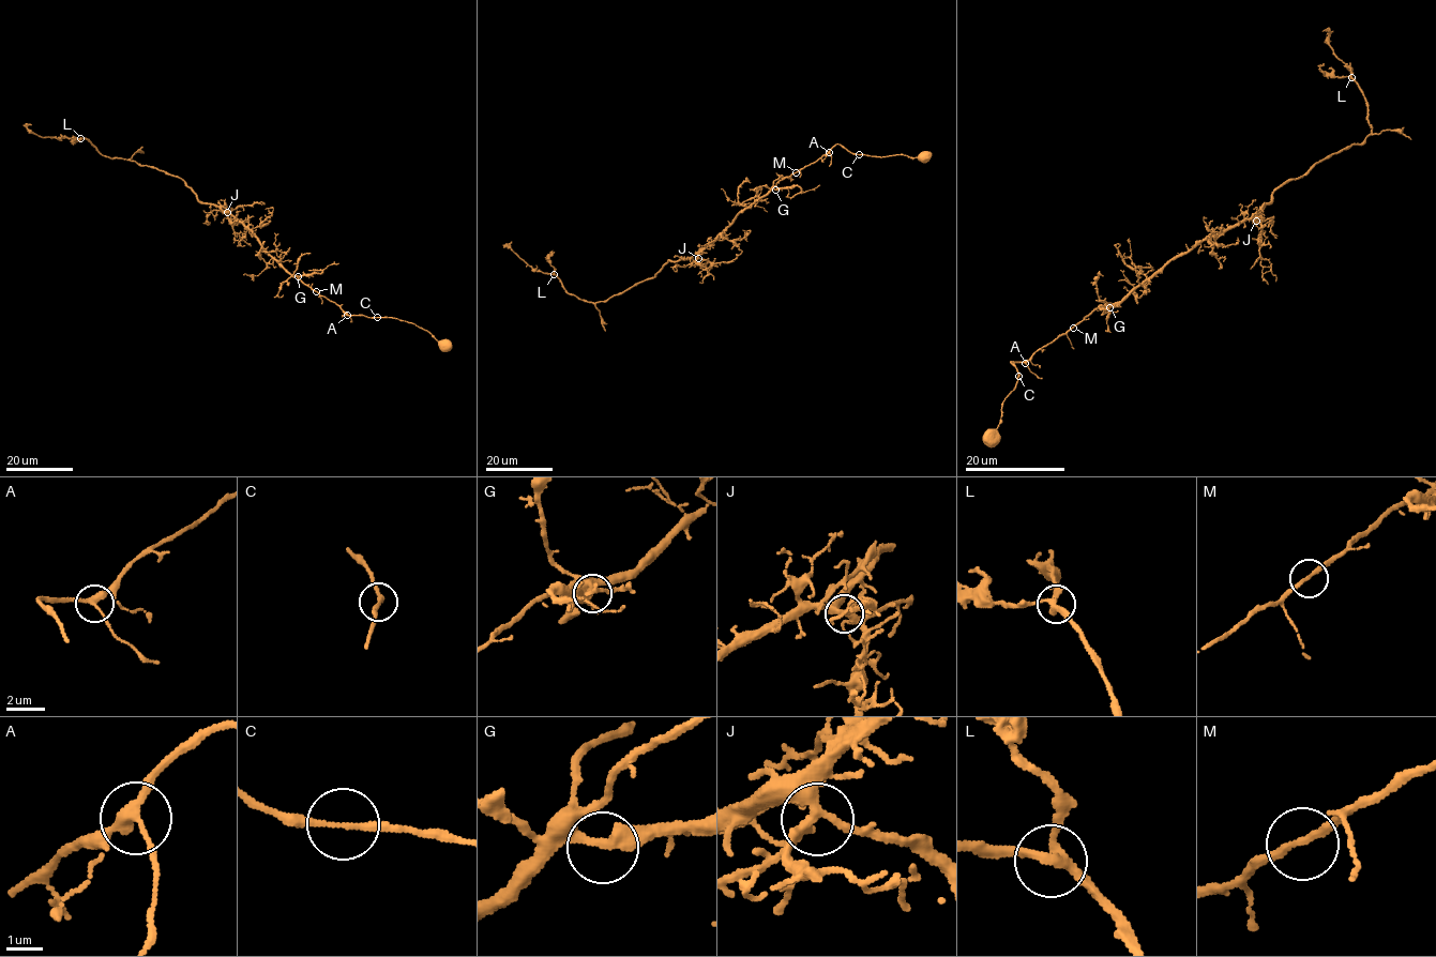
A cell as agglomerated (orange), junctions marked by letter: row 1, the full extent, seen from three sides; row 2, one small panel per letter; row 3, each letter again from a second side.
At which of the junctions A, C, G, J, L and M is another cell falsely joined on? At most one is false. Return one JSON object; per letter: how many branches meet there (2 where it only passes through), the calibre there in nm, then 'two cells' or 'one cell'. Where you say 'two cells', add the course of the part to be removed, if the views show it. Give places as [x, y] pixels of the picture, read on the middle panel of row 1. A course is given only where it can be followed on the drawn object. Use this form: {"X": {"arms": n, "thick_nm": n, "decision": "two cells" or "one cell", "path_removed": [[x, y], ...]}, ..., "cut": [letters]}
{"A": {"arms": 3, "thick_nm": 260, "decision": "one cell"}, "C": {"arms": 2, "thick_nm": 170, "decision": "one cell"}, "G": {"arms": 2, "thick_nm": 360, "decision": "one cell"}, "J": {"arms": 3, "thick_nm": 320, "decision": "one cell"}, "L": {"arms": 3, "thick_nm": 200, "decision": "one cell"}, "M": {"arms": 2, "thick_nm": 200, "decision": "one cell"}, "cut": []}

